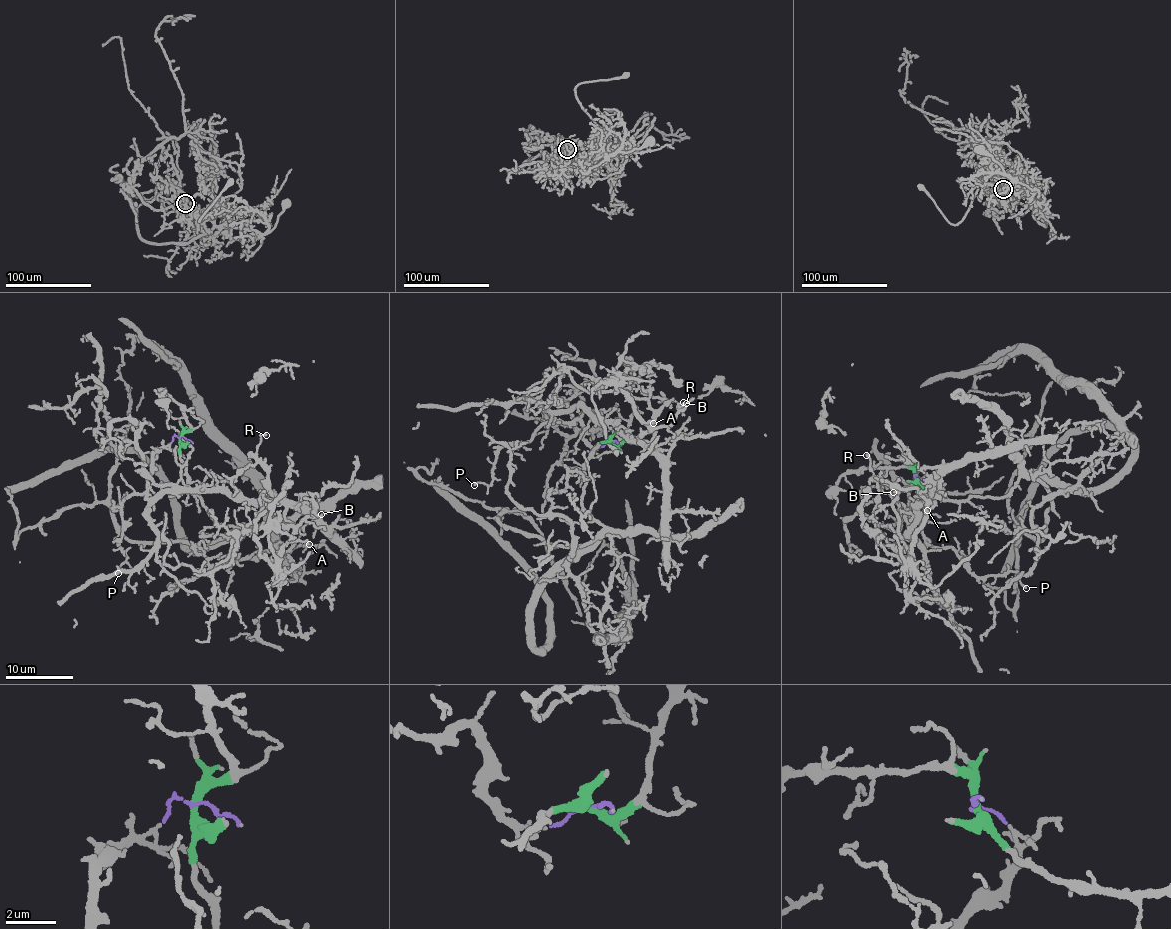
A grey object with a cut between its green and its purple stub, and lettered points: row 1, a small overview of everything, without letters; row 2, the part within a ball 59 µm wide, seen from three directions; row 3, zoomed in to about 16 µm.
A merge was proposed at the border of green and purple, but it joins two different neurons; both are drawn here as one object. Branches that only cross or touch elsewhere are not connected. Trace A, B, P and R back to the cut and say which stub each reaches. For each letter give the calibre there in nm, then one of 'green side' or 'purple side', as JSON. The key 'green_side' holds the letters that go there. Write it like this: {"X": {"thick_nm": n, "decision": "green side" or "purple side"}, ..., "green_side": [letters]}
{"A": {"thick_nm": 150, "decision": "purple side"}, "B": {"thick_nm": 110, "decision": "purple side"}, "P": {"thick_nm": 140, "decision": "purple side"}, "R": {"thick_nm": 180, "decision": "purple side"}, "green_side": []}

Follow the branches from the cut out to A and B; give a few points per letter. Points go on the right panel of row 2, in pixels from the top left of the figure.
A: (914, 478), (926, 484), (910, 510), (922, 530), (922, 549), (909, 534), (935, 479), (938, 499), (927, 510)
B: (914, 478), (926, 484), (910, 510), (922, 549), (909, 534), (940, 482), (932, 502), (915, 486), (894, 492)

